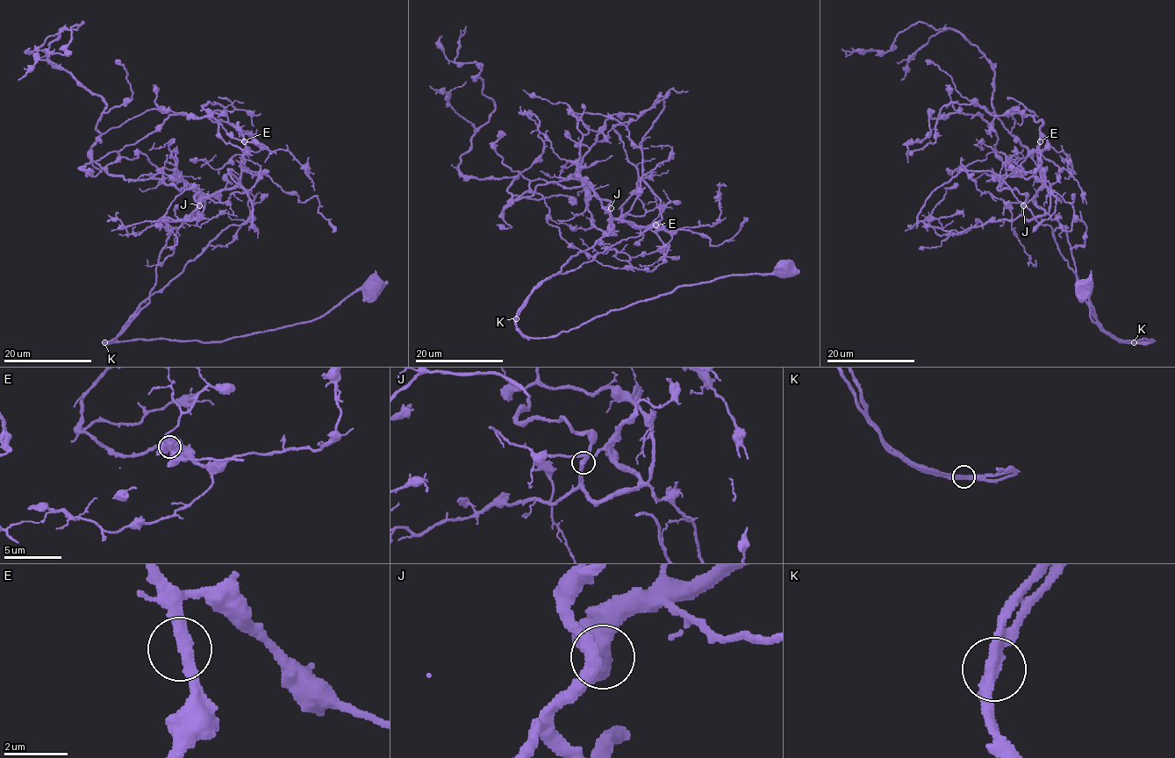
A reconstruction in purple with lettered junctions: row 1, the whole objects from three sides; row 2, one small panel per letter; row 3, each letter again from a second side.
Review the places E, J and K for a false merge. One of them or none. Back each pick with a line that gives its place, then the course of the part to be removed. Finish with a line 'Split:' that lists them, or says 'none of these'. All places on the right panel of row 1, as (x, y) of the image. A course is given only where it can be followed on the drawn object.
K: at (1134, 342); foreign part runs (1134, 342), (1111, 335), (1096, 318), (1052, 228), (1033, 218), (993, 173), (958, 172), (925, 202), (916, 228)
Split: K

